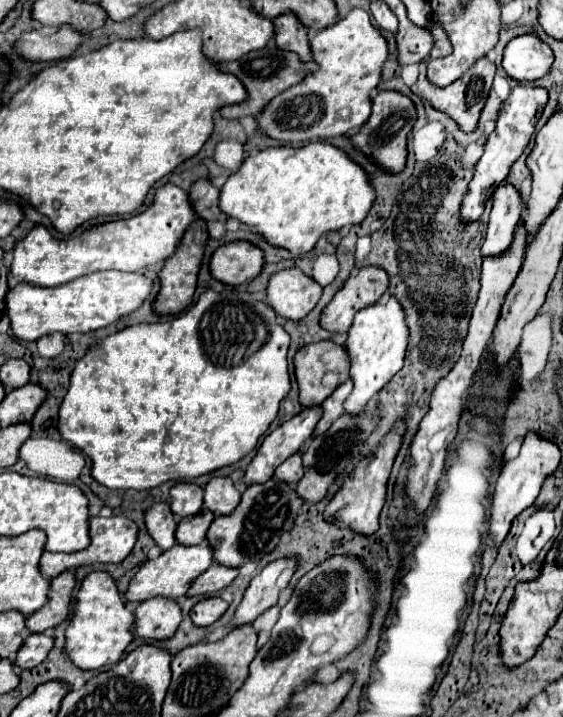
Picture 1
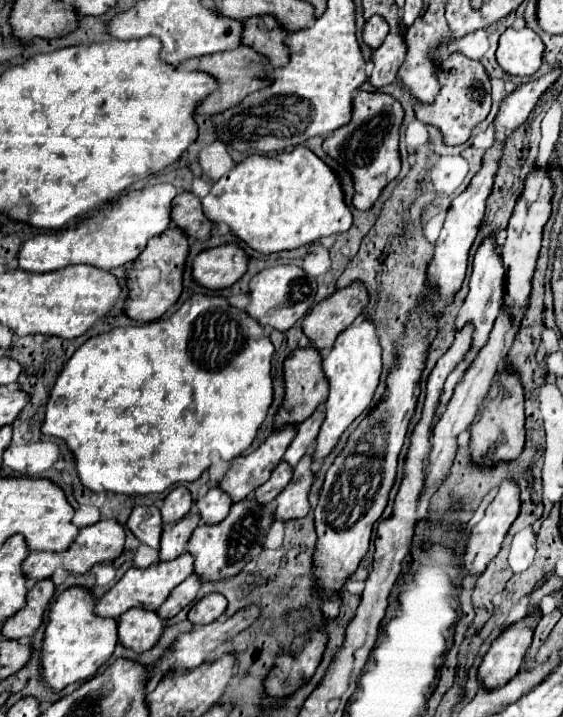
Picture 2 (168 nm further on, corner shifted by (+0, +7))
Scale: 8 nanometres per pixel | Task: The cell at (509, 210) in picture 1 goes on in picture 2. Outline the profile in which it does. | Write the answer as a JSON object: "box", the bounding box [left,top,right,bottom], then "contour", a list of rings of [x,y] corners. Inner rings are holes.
{"box":[436,237,504,419],"contour":[[[486,237],[484,243],[480,245],[480,249],[476,251],[476,257],[474,257],[474,271],[470,275],[470,291],[464,299],[464,305],[460,307],[458,315],[456,315],[456,331],[460,331],[462,327],[466,327],[468,323],[474,327],[474,333],[472,333],[472,347],[468,351],[468,355],[460,361],[460,365],[456,365],[456,369],[448,375],[446,383],[444,383],[444,391],[440,395],[440,403],[436,407],[436,419],[440,419],[444,407],[448,405],[448,399],[452,397],[452,391],[456,387],[456,383],[460,383],[460,379],[464,377],[464,371],[470,367],[472,359],[476,357],[476,351],[480,351],[480,347],[484,347],[484,343],[488,341],[488,335],[492,331],[492,325],[500,313],[500,307],[502,307],[502,297],[504,297],[504,267],[502,267],[502,261],[500,261],[500,255],[494,253],[494,237]]]}

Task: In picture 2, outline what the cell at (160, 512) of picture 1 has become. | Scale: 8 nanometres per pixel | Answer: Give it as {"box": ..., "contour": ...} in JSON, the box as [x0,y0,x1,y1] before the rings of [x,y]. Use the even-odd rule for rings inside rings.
{"box":[128,507,162,549],"contour":[[[136,507],[128,517],[128,529],[138,537],[140,543],[158,549],[158,539],[162,533],[162,521],[158,507]]]}

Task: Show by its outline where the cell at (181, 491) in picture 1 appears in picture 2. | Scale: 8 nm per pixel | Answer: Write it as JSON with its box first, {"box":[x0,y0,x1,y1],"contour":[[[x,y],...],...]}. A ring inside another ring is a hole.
{"box":[160,487,192,523],"contour":[[[186,487],[172,489],[160,507],[162,523],[174,523],[174,521],[182,519],[184,515],[188,515],[190,505],[192,505],[192,497]]]}

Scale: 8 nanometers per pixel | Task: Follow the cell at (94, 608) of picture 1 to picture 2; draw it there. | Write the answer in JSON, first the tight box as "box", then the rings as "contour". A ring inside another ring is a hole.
{"box":[40,589,118,691],"contour":[[[66,589],[48,611],[44,641],[40,649],[42,683],[48,691],[62,691],[66,685],[92,677],[110,657],[118,641],[118,625],[114,619],[94,615],[96,599],[88,589]]]}

